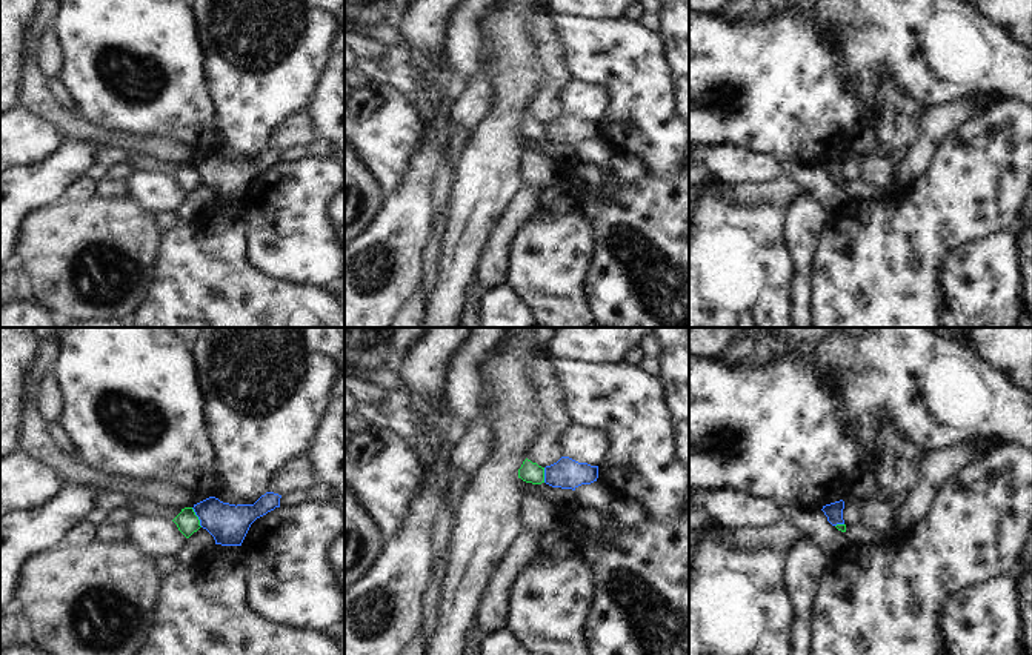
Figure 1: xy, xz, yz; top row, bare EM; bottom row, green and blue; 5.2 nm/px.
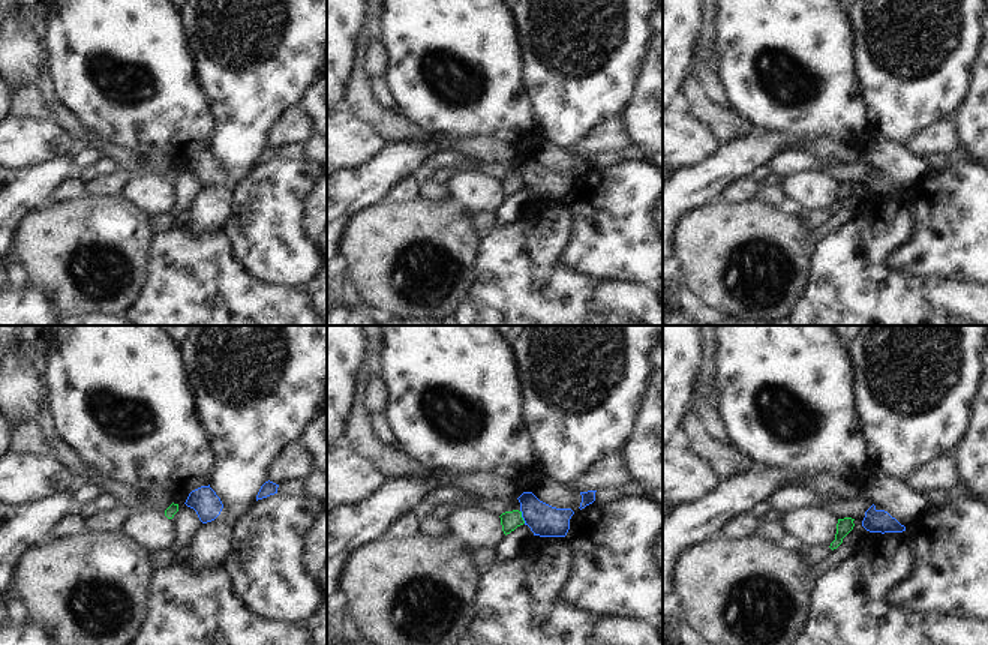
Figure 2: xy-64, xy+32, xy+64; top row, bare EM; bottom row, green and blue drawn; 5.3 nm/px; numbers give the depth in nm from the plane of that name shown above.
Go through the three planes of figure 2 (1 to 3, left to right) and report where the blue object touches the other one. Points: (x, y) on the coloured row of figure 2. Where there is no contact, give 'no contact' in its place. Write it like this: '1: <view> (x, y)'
1: no contact
2: xy+32 (520, 516)
3: no contact

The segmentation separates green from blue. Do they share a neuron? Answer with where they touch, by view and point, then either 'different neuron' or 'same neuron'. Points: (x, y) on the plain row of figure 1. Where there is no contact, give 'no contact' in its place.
xy (197, 172) | different neuron

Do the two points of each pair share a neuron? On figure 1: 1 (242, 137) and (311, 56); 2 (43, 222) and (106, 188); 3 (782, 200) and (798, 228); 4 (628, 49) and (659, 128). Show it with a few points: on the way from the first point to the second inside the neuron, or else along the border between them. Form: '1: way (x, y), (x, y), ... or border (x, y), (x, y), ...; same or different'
1: way (249, 117), (291, 76); same
2: border (99, 194), (119, 199), (128, 197); different
3: border (803, 189), (785, 212); different
4: way (634, 69), (640, 85), (642, 108); same

